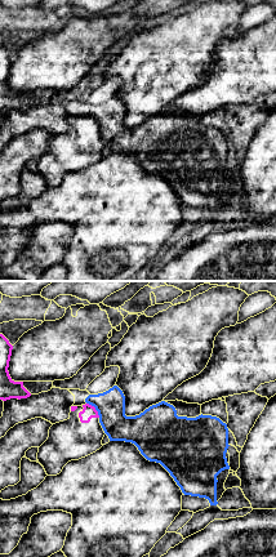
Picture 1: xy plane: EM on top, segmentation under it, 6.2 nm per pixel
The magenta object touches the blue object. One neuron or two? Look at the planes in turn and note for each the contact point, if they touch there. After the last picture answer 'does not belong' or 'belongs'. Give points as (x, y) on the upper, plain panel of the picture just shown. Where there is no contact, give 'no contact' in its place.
contact (94, 120)

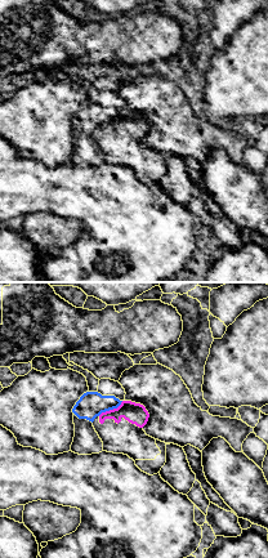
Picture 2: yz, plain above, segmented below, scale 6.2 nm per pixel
contact (110, 121)

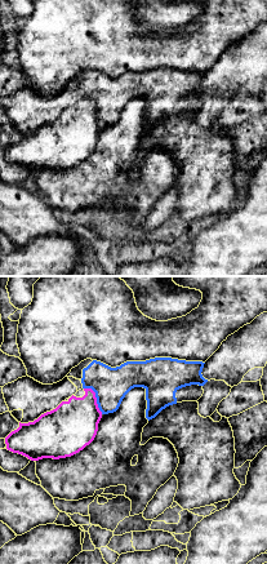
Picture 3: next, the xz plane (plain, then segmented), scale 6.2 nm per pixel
contact (96, 109)

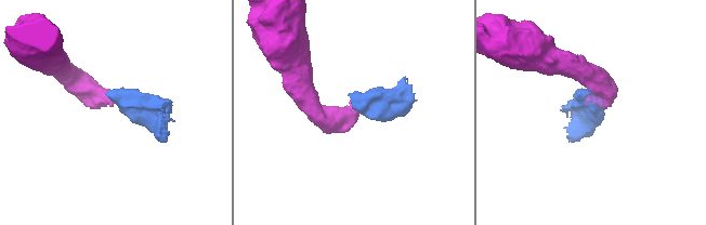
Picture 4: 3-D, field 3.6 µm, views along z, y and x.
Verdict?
does not belong

